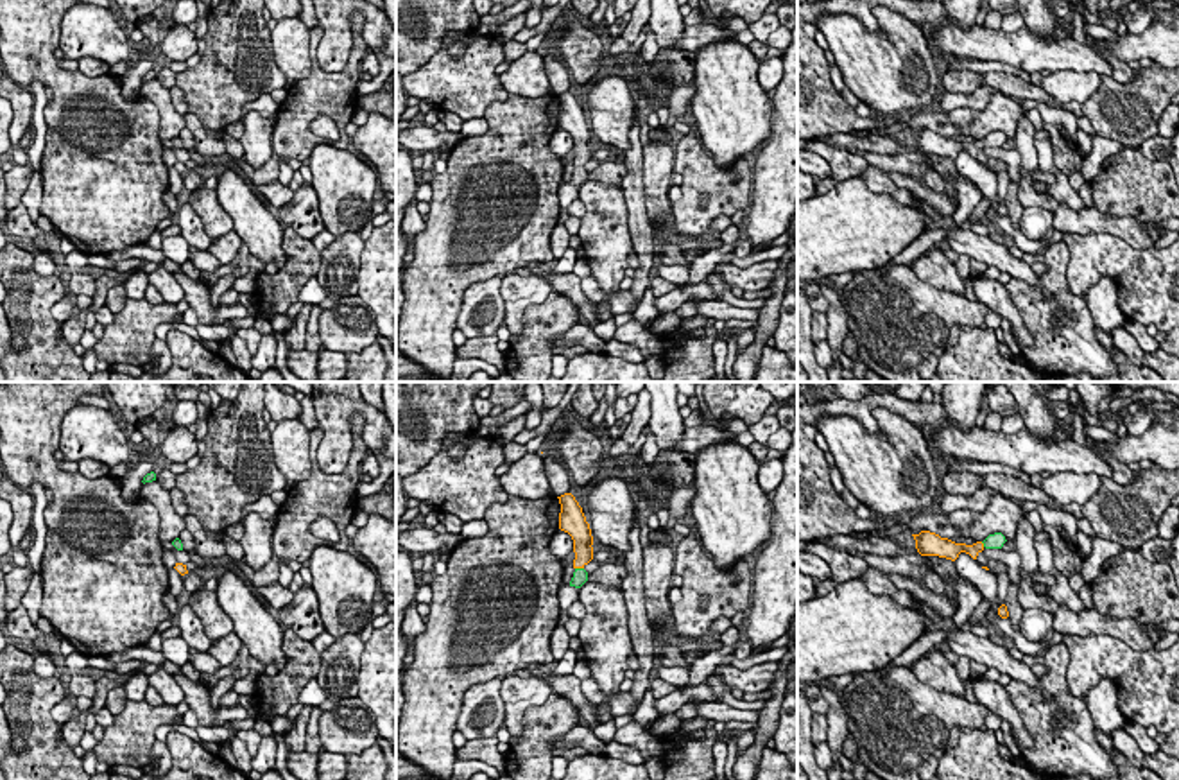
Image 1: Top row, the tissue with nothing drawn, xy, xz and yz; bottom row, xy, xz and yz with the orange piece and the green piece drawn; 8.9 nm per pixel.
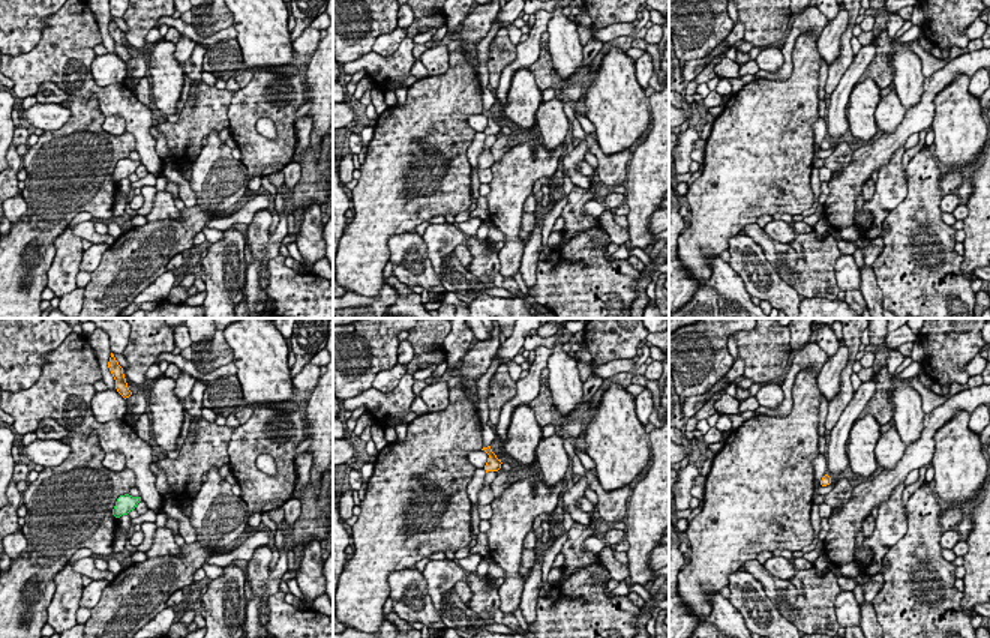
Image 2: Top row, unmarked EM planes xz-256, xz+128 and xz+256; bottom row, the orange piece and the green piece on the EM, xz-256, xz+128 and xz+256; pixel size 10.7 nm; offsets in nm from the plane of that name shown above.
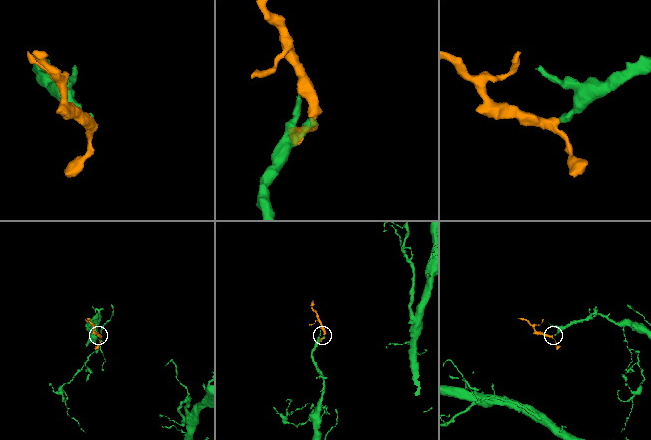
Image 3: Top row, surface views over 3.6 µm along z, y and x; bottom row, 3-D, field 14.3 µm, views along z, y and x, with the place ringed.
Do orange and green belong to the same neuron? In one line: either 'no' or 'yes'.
yes

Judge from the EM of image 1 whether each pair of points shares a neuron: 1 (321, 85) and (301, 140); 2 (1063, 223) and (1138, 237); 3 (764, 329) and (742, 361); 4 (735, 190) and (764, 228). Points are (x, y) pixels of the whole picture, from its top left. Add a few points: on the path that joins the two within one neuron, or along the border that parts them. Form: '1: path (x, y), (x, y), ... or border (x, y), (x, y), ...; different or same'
1: path (309, 99), (301, 106), (301, 126); same
2: path (1081, 223), (1120, 226); same
3: path (762, 336), (749, 354); same
4: border (753, 173), (753, 192), (748, 207); different

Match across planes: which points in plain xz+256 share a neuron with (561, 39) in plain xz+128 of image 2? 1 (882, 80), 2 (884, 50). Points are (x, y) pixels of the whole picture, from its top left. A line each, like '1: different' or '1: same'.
1: different
2: different

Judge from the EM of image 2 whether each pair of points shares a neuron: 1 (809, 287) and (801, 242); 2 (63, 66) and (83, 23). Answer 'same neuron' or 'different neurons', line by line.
1: same neuron
2: same neuron

